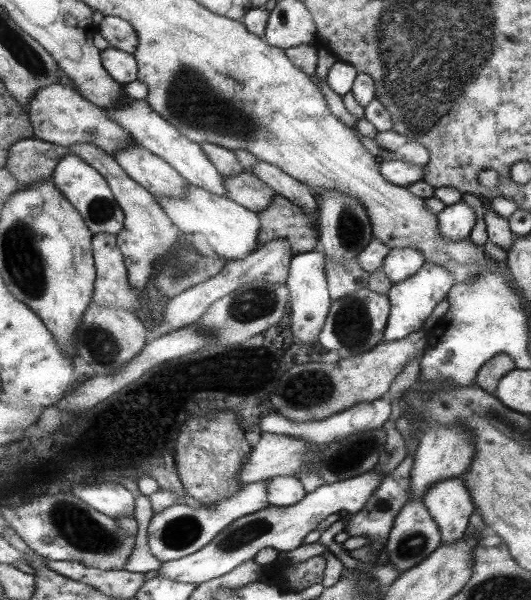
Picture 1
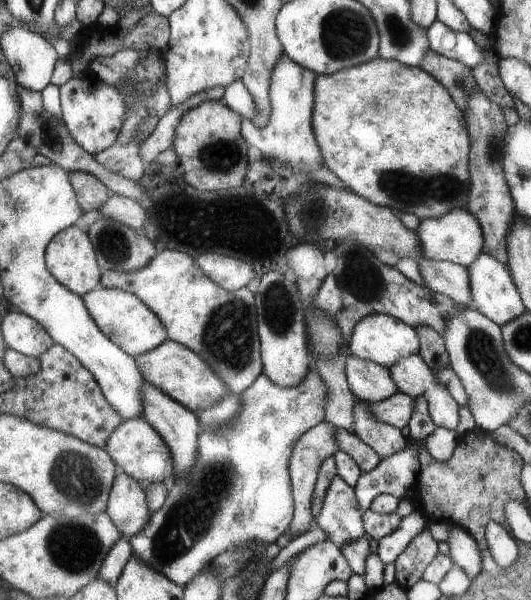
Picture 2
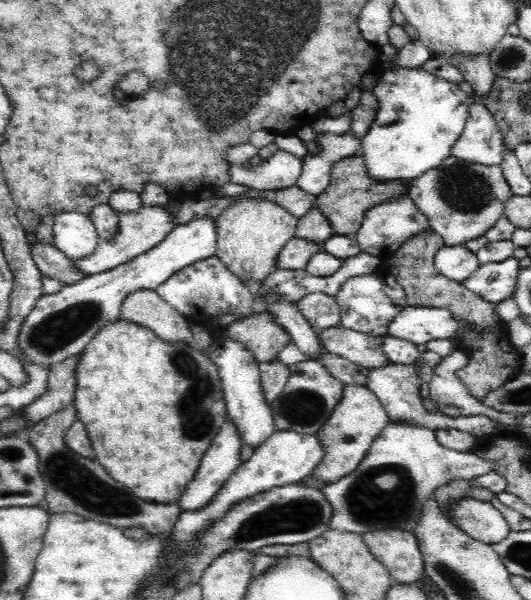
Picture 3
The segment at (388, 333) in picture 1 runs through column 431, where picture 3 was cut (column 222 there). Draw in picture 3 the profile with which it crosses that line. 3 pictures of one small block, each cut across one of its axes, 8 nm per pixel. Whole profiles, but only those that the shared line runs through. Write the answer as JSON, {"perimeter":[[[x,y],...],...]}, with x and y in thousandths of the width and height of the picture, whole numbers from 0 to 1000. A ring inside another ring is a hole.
{"perimeter":[[[405,423],[337,450],[299,473],[292,485],[335,520],[354,527],[356,535],[365,533],[367,538],[377,537],[380,527],[395,527],[418,518],[426,522],[437,518],[448,532],[476,520],[475,480],[458,475]]]}

